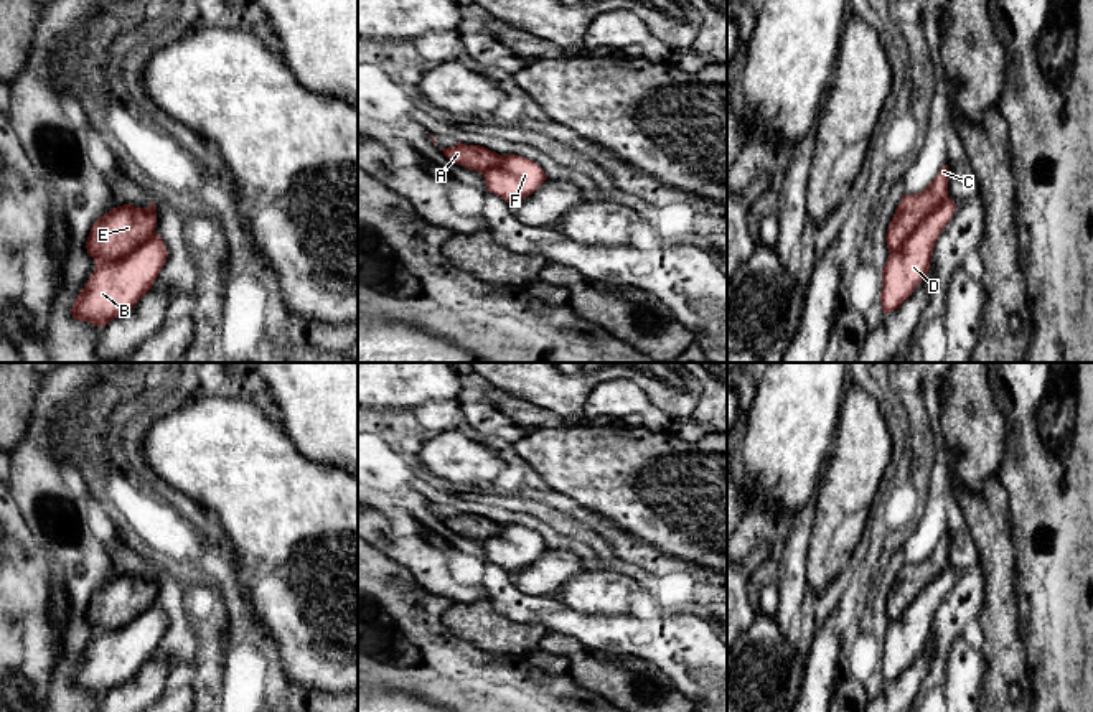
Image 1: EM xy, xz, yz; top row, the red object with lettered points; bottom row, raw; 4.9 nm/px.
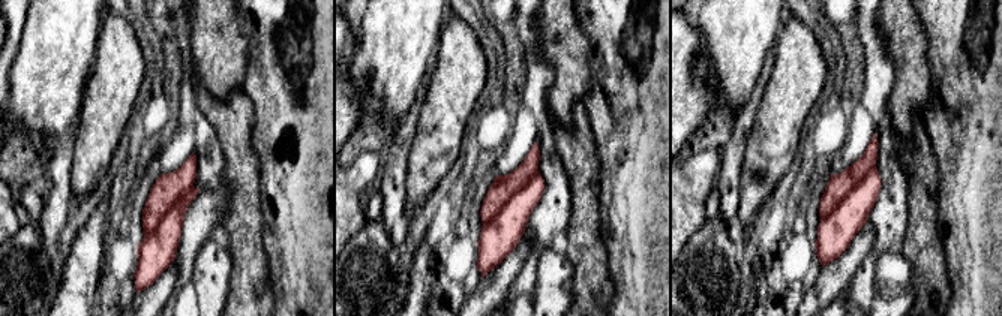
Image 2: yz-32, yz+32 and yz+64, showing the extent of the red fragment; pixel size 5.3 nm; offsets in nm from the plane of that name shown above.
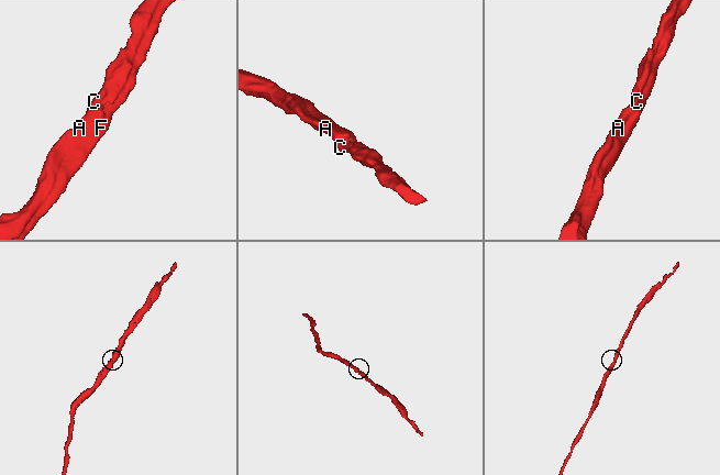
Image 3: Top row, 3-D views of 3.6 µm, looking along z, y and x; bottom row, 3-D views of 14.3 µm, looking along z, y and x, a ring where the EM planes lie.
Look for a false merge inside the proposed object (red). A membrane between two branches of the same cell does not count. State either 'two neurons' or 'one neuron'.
two neurons

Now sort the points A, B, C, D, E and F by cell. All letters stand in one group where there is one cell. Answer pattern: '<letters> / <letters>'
A C E / B D F

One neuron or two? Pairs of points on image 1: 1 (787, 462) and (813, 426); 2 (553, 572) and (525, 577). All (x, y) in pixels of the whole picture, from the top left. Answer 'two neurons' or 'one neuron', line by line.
1: one neuron
2: one neuron

